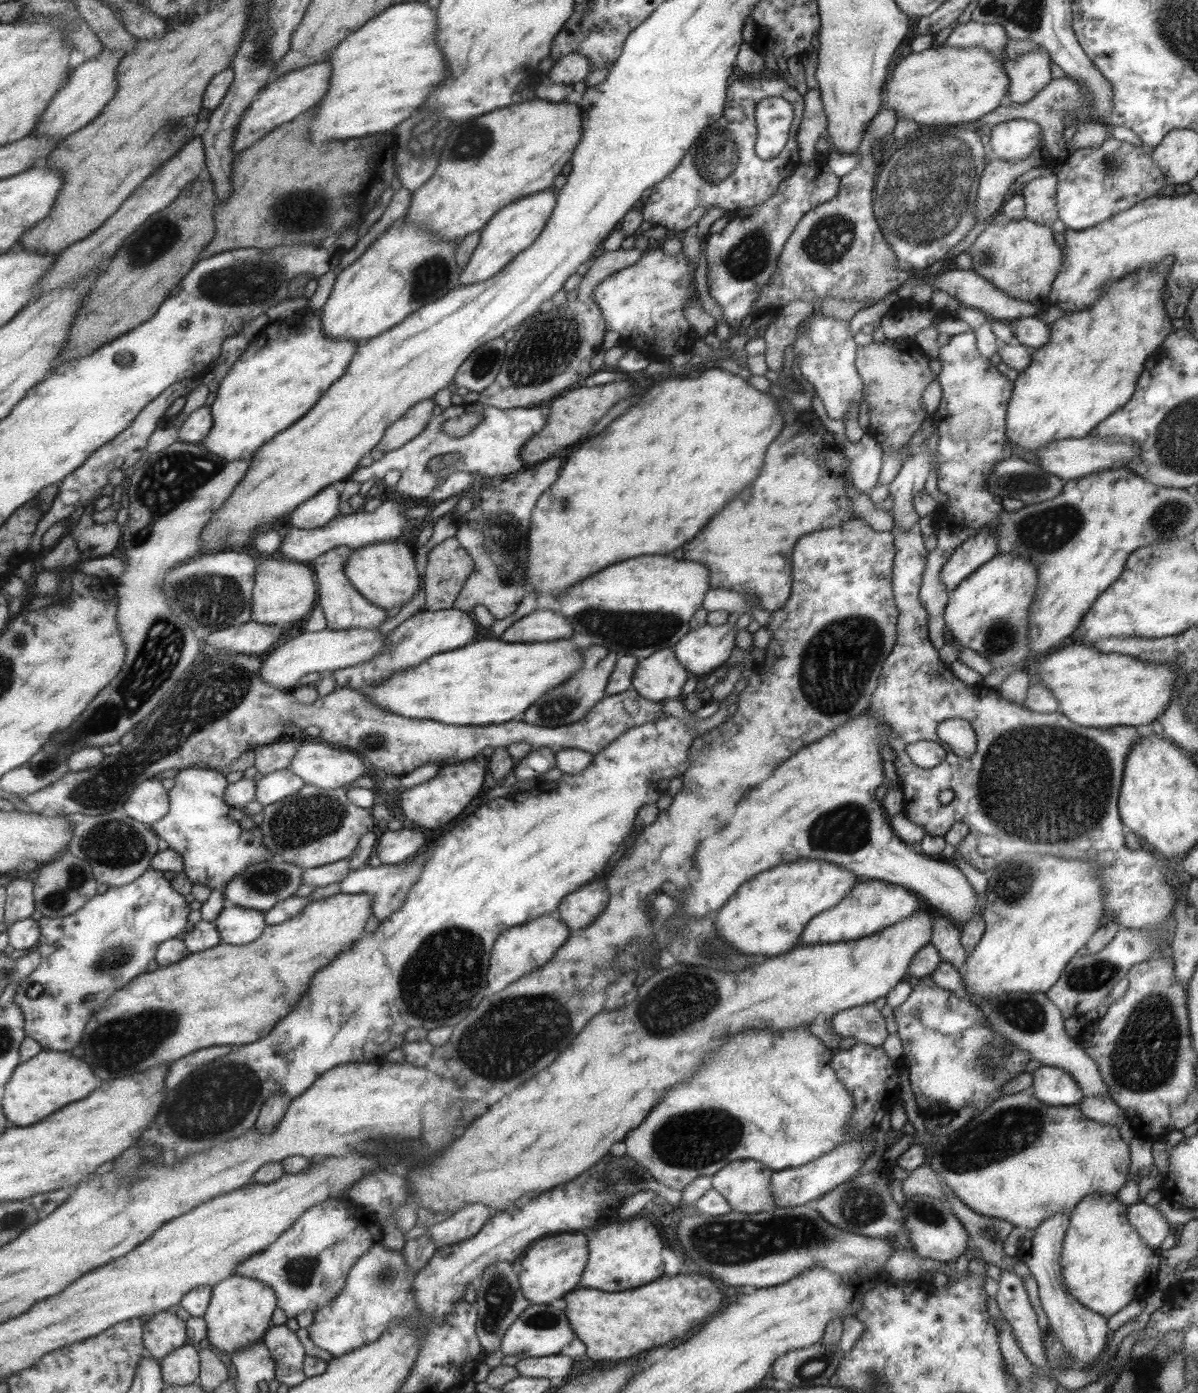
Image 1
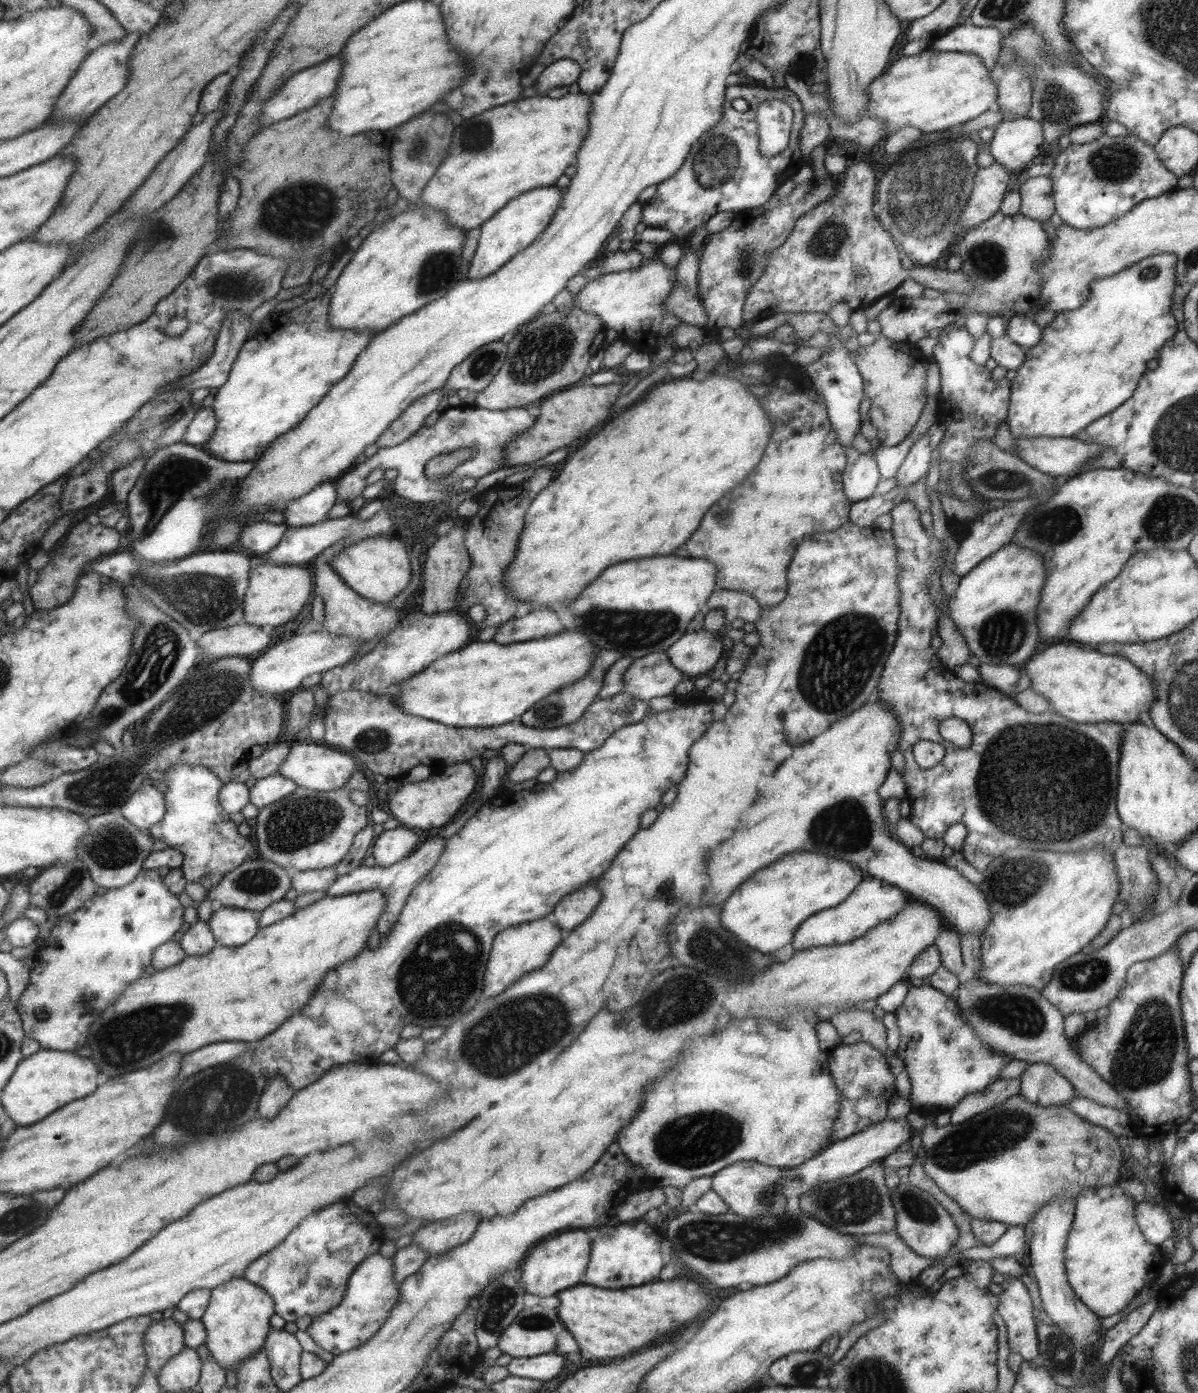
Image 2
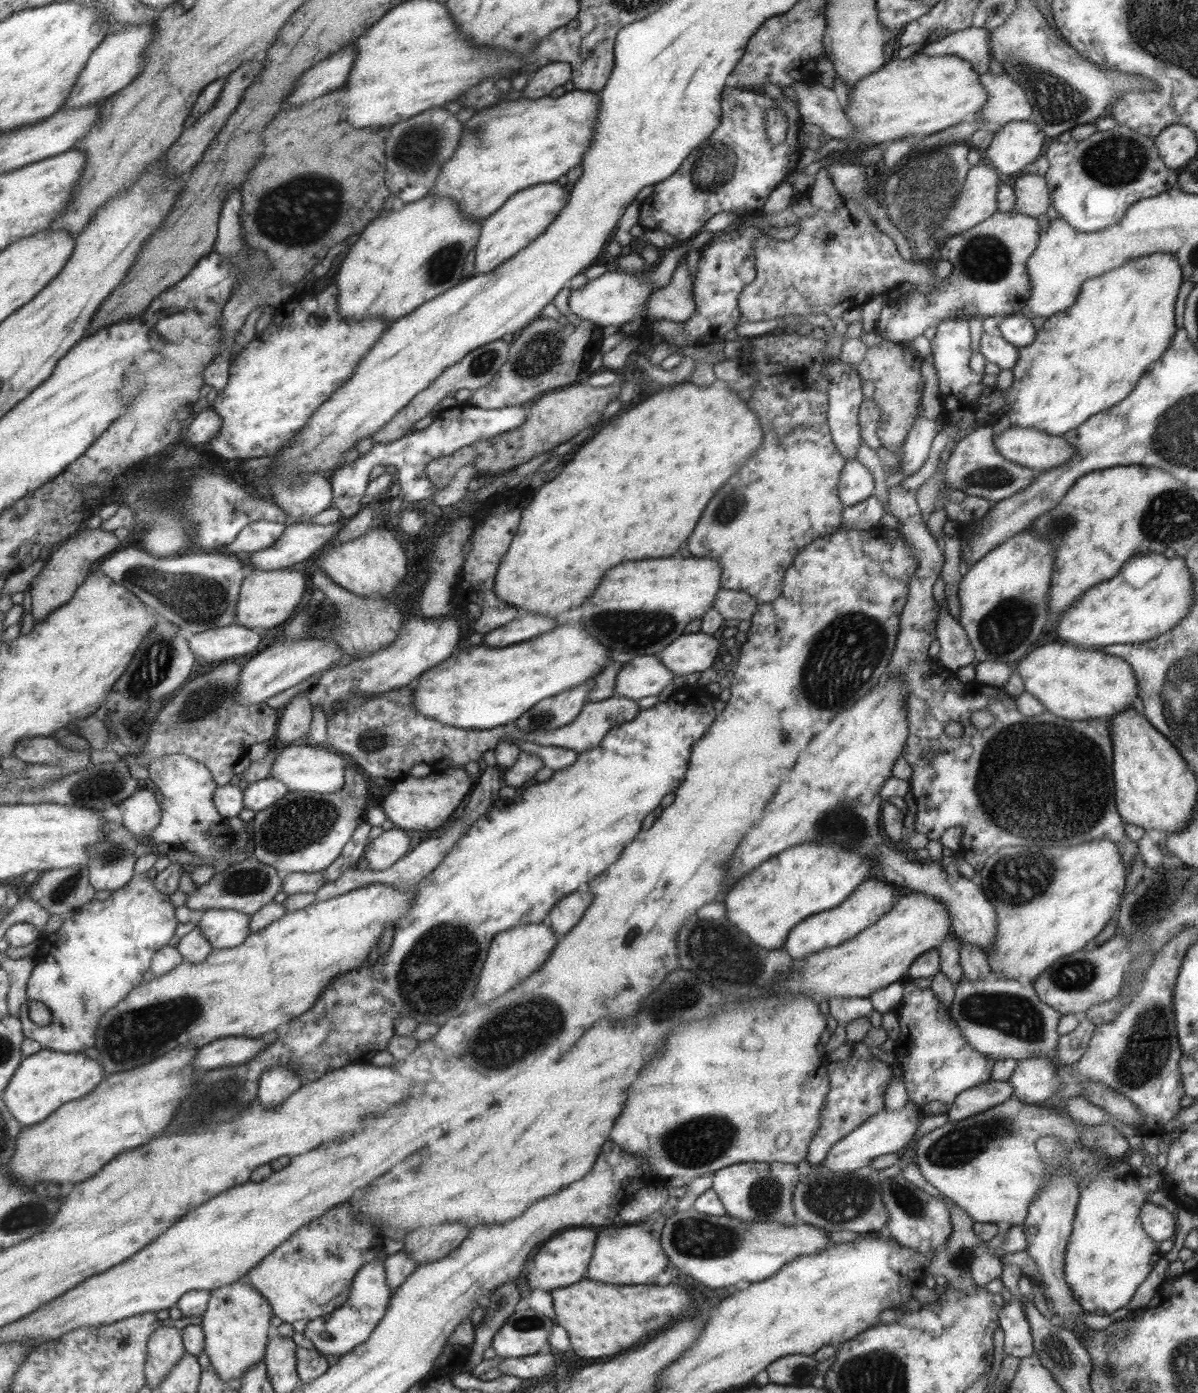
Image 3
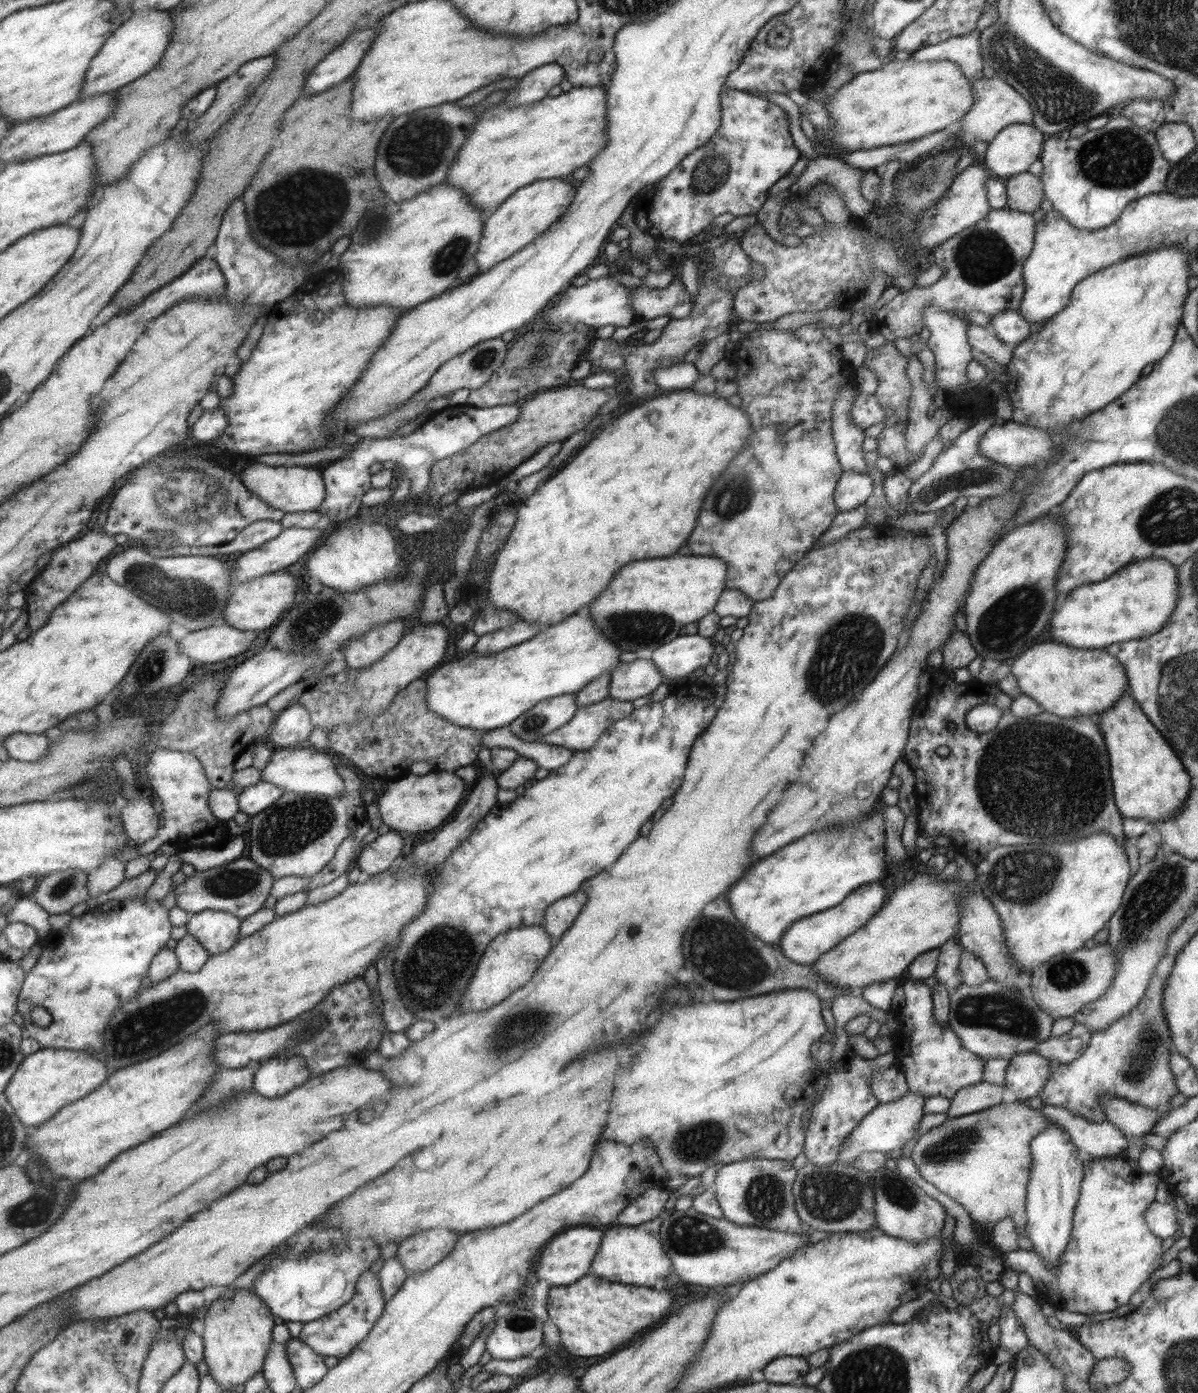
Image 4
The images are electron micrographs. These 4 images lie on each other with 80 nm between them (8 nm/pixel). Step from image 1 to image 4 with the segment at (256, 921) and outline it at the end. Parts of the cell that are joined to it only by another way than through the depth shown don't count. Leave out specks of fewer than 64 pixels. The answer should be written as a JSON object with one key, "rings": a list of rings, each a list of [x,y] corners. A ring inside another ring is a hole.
{"rings":[[[207,909],[192,913],[184,924],[190,934],[210,955],[234,946],[238,938],[240,919],[222,910]]]}

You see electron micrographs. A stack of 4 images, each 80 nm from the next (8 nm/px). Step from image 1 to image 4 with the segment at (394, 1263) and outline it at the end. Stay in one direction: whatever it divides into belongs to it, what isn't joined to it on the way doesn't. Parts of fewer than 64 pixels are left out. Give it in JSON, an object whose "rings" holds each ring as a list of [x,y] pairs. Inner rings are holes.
{"rings":[[[367,1269],[358,1279],[351,1300],[337,1310],[320,1316],[311,1322],[303,1323],[303,1326],[296,1336],[304,1342],[315,1354],[322,1357],[335,1356],[341,1359],[347,1356],[363,1340],[375,1321],[381,1316],[384,1309],[383,1297],[378,1285],[376,1273]]]}

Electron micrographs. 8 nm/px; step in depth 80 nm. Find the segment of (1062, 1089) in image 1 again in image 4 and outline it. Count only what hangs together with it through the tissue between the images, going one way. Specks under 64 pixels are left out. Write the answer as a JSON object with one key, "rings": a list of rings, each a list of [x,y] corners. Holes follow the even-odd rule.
{"rings":[[[1029,1052],[1014,1054],[1007,1061],[1003,1085],[1009,1098],[1023,1102],[1037,1096],[1051,1074],[1050,1060]]]}

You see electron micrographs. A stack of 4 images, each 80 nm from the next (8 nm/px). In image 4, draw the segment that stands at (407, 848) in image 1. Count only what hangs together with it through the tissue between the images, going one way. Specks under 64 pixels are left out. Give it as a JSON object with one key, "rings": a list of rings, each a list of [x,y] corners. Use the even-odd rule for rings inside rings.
{"rings":[[[387,831],[385,834],[377,835],[357,852],[354,865],[371,877],[388,871],[401,859],[401,846],[403,841],[395,832]]]}

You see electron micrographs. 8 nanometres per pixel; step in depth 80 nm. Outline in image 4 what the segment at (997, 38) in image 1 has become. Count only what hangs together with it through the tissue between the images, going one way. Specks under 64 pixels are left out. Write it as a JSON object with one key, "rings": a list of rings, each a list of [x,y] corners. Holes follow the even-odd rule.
{"rings":[[[973,30],[967,35],[950,37],[941,43],[918,48],[910,53],[910,58],[919,62],[951,61],[959,67],[967,81],[973,82],[982,78],[984,68],[979,48],[979,32]]]}

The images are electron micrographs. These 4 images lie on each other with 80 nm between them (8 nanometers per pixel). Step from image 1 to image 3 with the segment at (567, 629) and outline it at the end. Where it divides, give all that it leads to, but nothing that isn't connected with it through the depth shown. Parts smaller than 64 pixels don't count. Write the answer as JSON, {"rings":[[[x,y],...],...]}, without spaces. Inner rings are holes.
{"rings":[[[527,613],[523,618],[515,618],[499,626],[482,637],[483,646],[503,647],[529,640],[557,626],[557,620],[534,613]]]}

